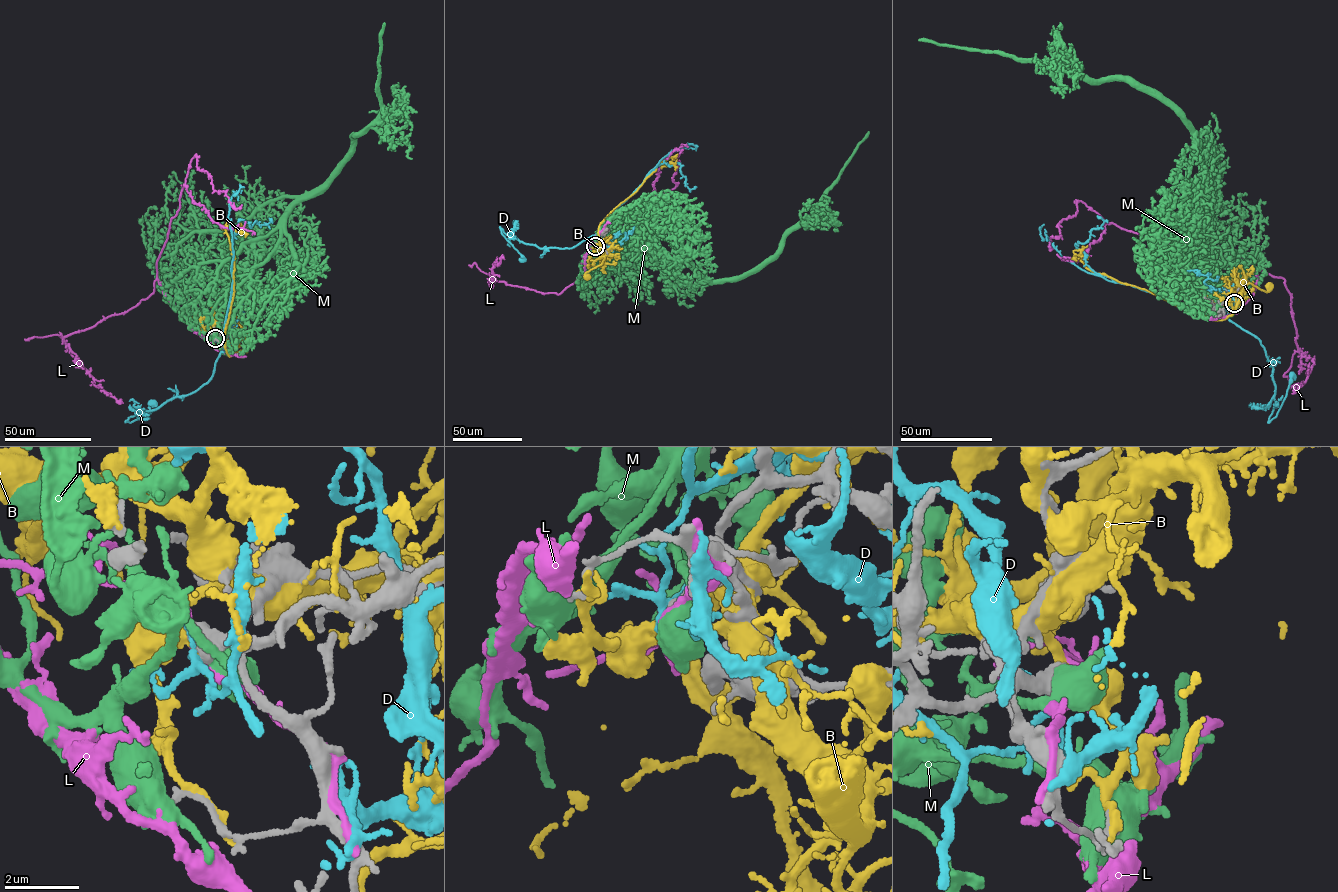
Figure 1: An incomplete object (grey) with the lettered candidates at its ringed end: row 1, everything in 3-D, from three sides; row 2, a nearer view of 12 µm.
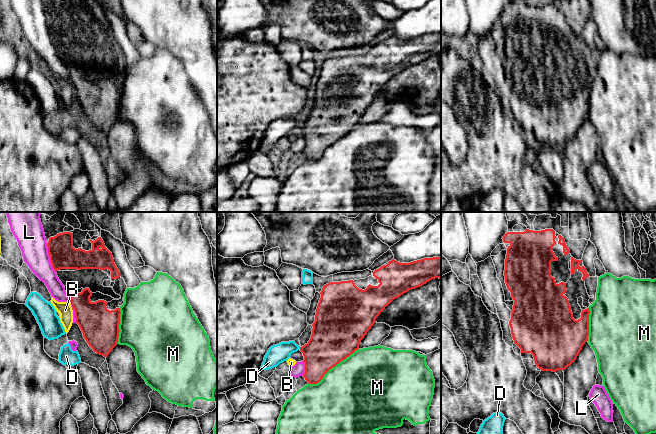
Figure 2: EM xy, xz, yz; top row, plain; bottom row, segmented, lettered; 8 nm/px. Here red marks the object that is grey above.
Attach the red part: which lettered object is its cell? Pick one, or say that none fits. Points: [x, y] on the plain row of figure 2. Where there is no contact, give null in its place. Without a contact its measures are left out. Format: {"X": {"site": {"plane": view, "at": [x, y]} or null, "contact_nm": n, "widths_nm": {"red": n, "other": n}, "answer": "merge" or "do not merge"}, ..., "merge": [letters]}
{"B": {"site": {"plane": "xy", "at": [71, 79]}, "contact_nm": 30, "widths_nm": {"red": 280, "other": 110}, "answer": "do not merge"}, "D": {"site": null, "answer": "do not merge"}, "L": {"site": {"plane": "xy", "at": [50, 33]}, "contact_nm": 240, "widths_nm": {"red": 220, "other": 220}, "answer": "do not merge"}, "M": {"site": {"plane": "xz", "at": [332, 143]}, "contact_nm": 500, "widths_nm": {"red": 380, "other": 500}, "answer": "do not merge"}, "merge": []}

